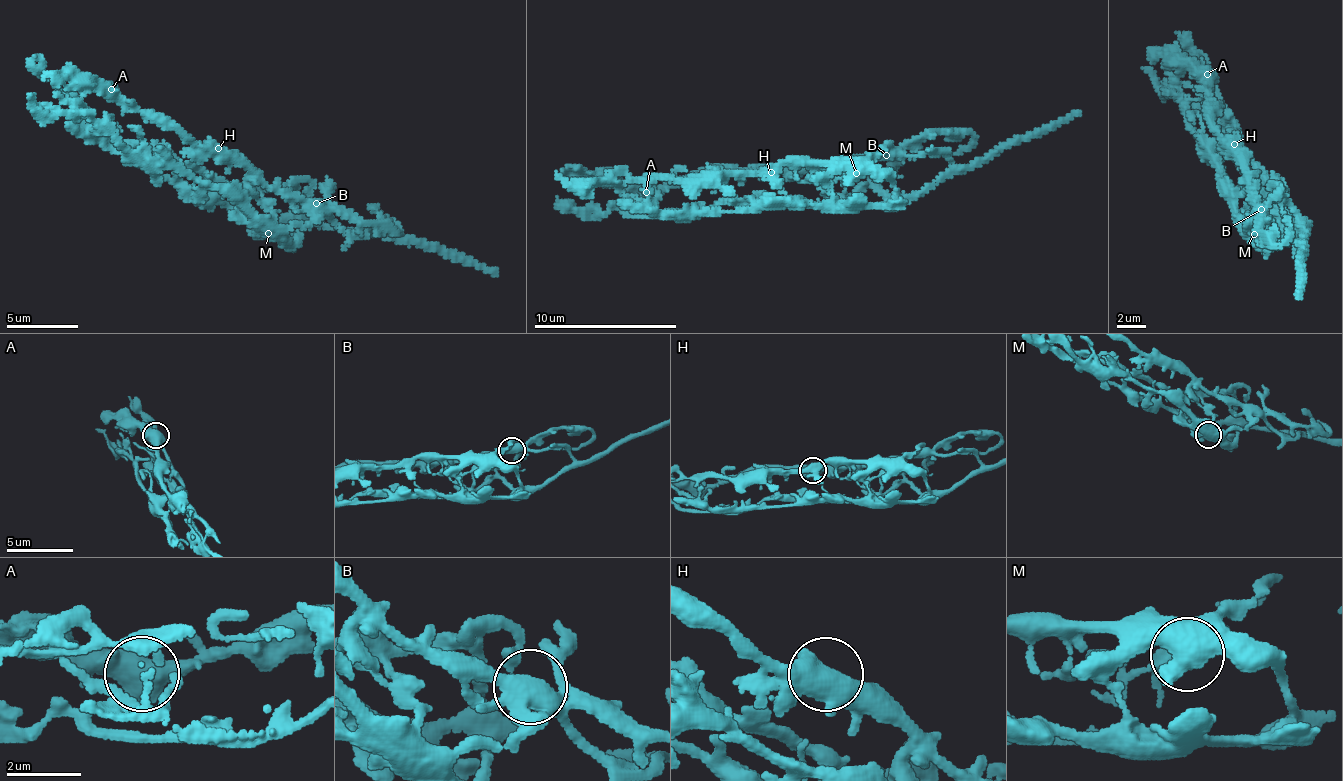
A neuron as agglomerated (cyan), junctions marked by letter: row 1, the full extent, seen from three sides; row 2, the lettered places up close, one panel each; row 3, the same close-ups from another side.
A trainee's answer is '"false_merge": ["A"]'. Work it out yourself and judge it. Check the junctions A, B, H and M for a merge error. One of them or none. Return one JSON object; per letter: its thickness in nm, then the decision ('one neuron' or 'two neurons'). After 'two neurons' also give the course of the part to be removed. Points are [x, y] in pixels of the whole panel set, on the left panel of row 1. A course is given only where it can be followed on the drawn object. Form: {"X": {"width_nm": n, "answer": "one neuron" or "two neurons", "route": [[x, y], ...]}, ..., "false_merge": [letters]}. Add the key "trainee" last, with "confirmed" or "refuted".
{"A": {"width_nm": 750, "answer": "one neuron"}, "B": {"width_nm": 440, "answer": "one neuron"}, "H": {"width_nm": 500, "answer": "one neuron"}, "M": {"width_nm": 700, "answer": "one neuron"}, "false_merge": [], "trainee": "refuted"}

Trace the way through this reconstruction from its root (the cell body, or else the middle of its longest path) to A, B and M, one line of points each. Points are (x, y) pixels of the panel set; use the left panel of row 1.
A: (238, 209), (244, 214), (236, 197), (249, 172), (242, 166), (206, 156), (174, 129), (151, 122), (111, 90)
B: (238, 209), (246, 214), (242, 219), (260, 226), (305, 226), (313, 218), (316, 203)
M: (238, 209), (246, 214), (242, 219), (268, 233)

